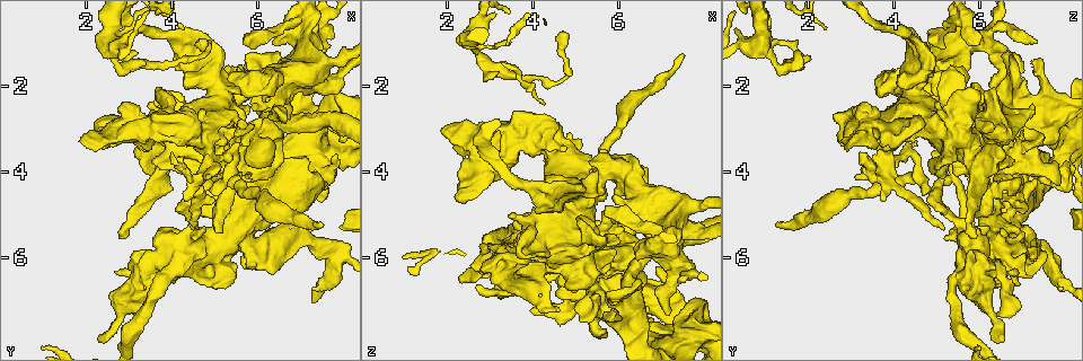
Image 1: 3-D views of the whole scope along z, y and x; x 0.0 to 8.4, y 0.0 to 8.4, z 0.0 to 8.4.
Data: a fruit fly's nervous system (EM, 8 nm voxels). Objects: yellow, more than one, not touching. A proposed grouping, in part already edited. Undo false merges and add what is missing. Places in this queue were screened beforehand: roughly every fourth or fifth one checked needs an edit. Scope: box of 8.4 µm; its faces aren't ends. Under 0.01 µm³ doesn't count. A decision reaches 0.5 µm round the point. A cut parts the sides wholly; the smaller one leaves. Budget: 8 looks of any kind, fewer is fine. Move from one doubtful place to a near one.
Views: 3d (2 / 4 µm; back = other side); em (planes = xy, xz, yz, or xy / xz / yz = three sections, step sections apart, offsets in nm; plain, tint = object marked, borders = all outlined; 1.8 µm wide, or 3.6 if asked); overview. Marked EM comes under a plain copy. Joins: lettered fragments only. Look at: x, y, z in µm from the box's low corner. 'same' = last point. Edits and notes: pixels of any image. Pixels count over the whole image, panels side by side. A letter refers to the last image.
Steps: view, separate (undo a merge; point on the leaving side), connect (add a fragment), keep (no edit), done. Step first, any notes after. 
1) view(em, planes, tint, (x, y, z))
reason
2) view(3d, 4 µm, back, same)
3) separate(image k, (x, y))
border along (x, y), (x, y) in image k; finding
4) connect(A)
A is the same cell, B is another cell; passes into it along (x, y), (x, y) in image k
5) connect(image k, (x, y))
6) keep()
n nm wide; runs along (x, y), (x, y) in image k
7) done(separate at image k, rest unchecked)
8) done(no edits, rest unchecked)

view(em, 3.6 µm, xz, step 4, tint, (6.60, 5.40, 6.90))
a narrow waist

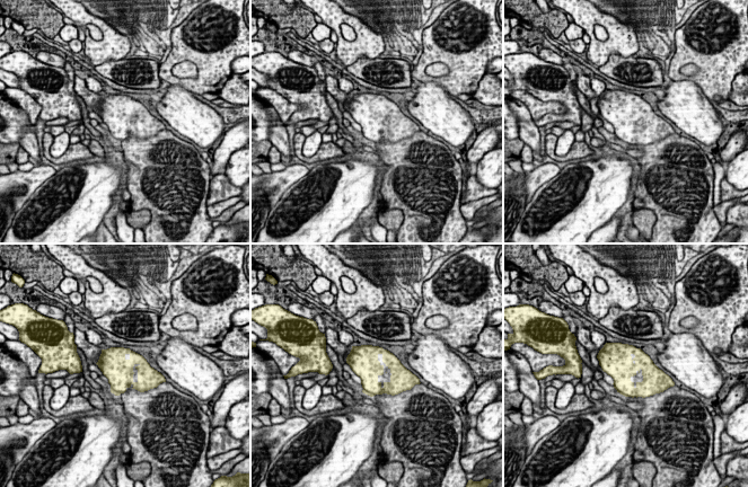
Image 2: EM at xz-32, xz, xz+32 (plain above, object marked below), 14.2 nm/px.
view(em, 3.6 µm, xz, step 4, borders, same)

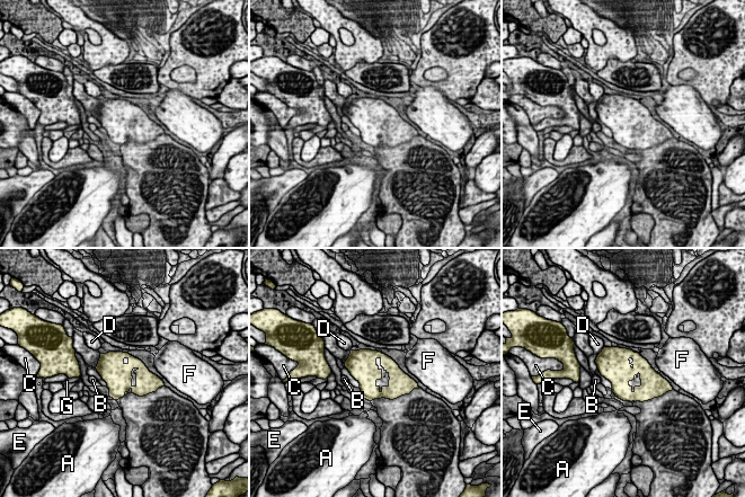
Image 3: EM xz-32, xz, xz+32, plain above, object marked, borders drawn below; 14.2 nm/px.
keep()
A, B, C, D, E, F and G are other cells; border along (410, 391), (371, 401) in image 3; all the same cell

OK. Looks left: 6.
view(3d, 4 µm, (7.05, 1.05, 5.80))
small branch off a trunk

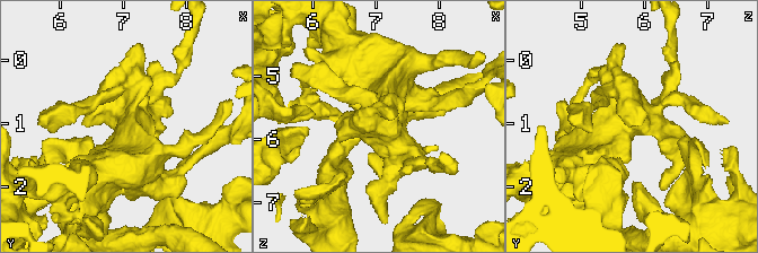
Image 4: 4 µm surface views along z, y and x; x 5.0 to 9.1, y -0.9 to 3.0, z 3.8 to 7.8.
view(em, 3.6 µm, yz, step 4, tint, same)
shape alone is not enough

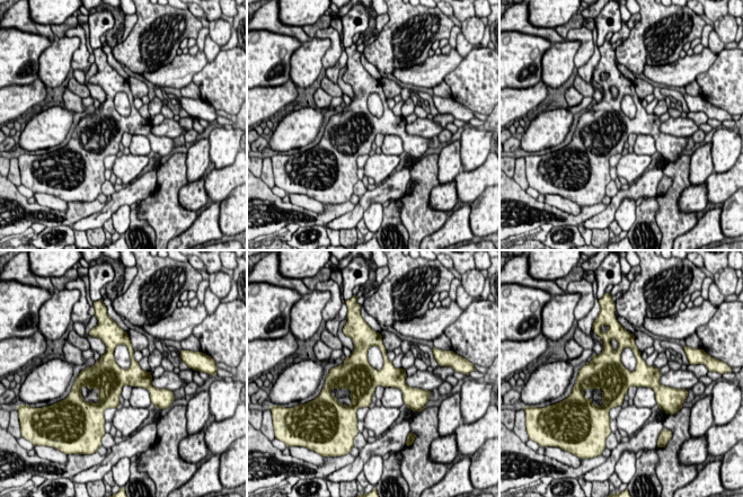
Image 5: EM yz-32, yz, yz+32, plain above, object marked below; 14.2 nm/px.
view(em, 3.6 µm, planes, borders, same)
cut it another way

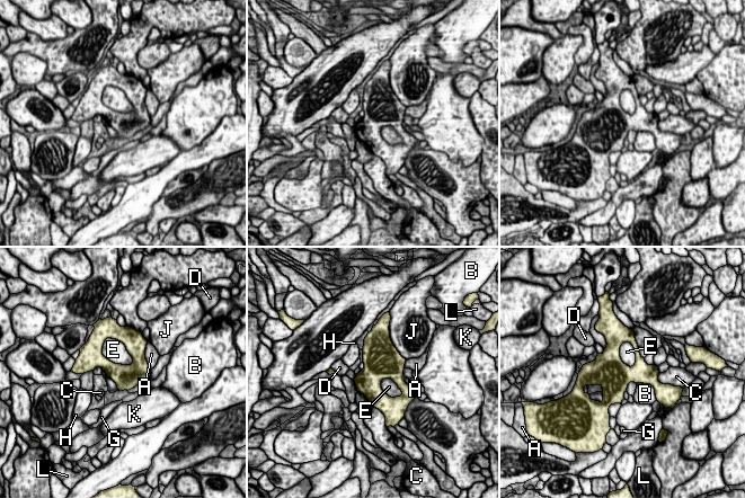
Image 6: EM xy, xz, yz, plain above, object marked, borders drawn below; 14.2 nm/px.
keep()
A, B, C, D, E, G, H, J, K and L are other cells; border along (104, 340), (120, 340), (133, 362) in image 6; one cell here

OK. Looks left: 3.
view(em, xy, step 8, borders, (4.85, 1.00, 0.85))
an open end

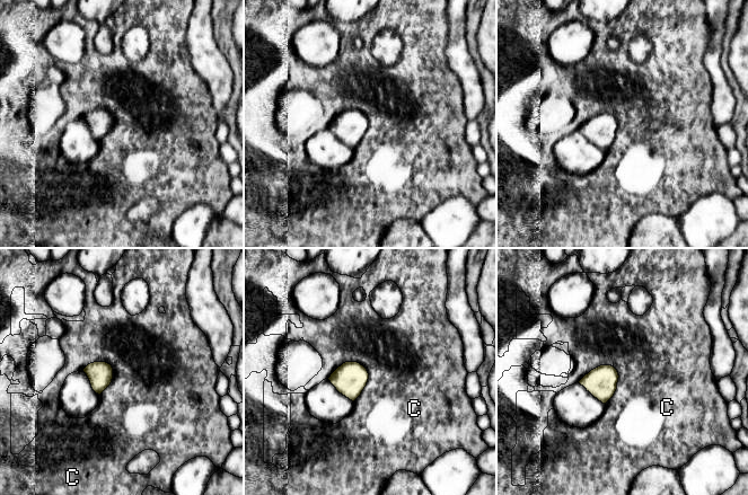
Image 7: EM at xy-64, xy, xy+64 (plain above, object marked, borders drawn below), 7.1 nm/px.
view(em, planes, borders, same)
another direction

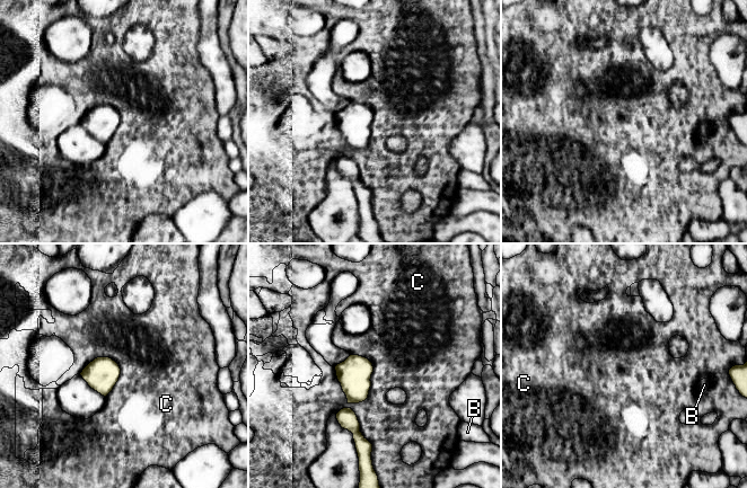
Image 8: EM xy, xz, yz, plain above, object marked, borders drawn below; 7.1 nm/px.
keep()
240 nm wide; B and C are other cells; no lettered fragment goes on from it

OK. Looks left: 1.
done(no edits, rest unchecked)

